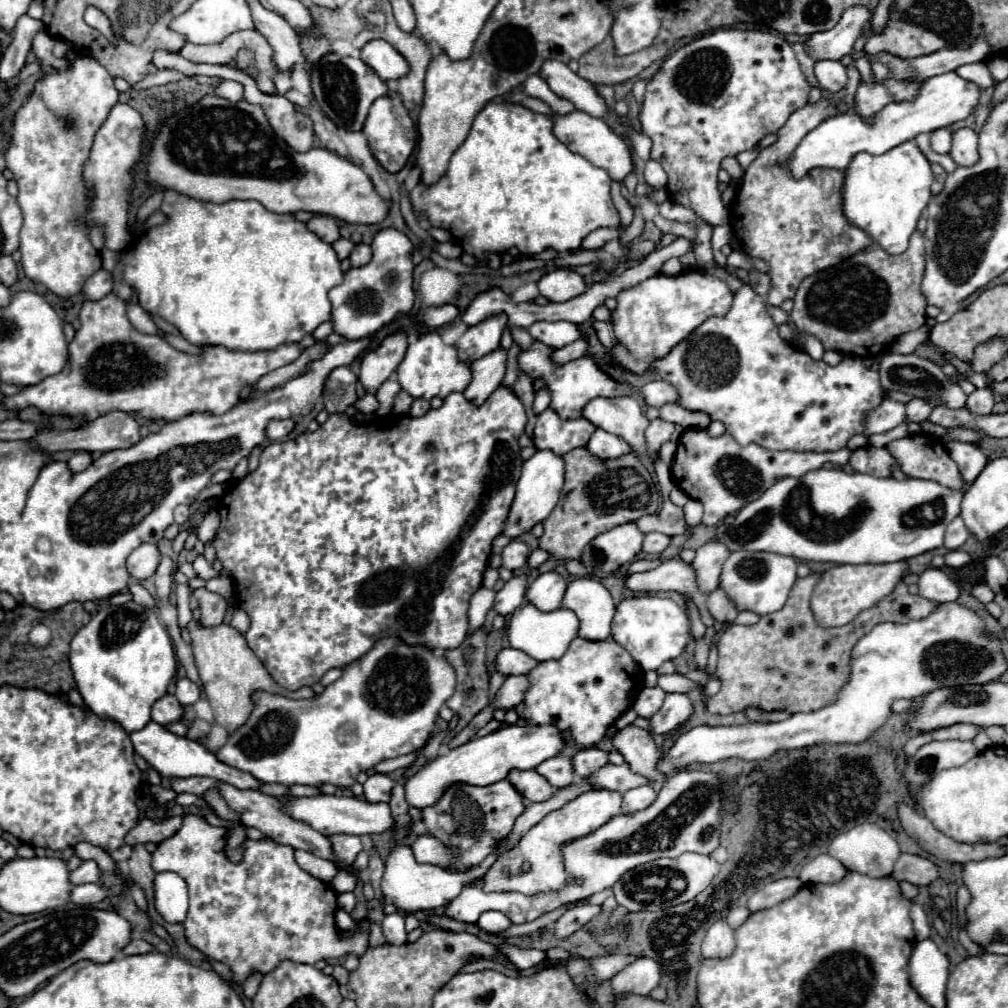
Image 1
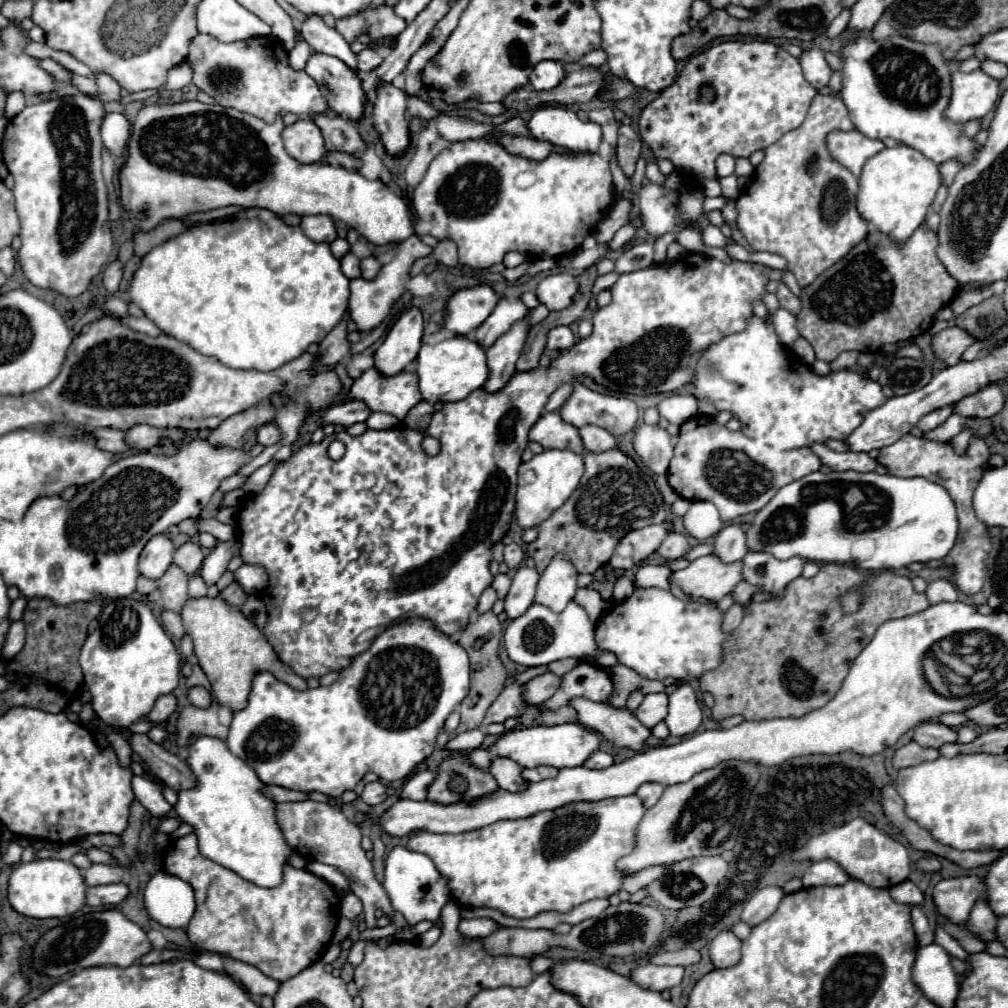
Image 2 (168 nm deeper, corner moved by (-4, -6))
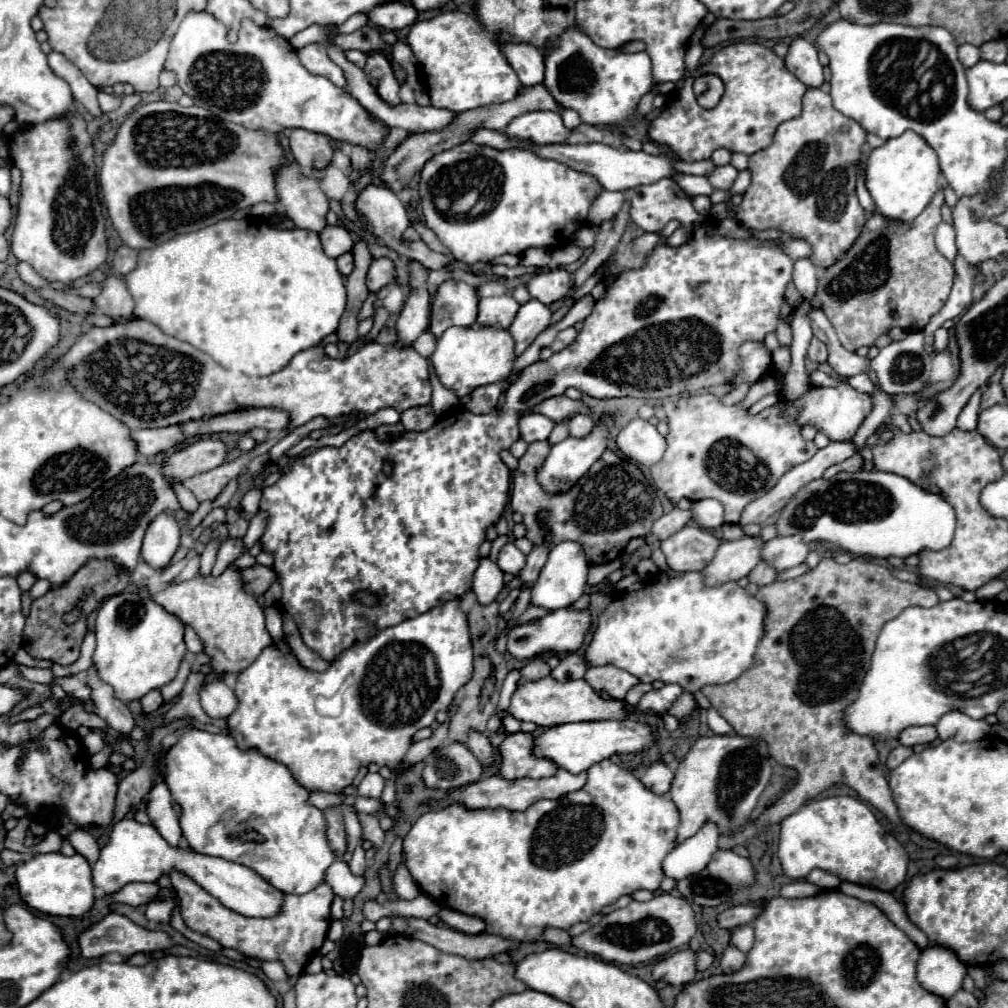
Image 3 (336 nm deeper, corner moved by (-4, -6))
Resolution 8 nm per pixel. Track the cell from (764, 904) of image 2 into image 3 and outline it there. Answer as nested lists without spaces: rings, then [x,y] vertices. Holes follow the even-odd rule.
[[[737,905],[737,907],[729,907],[729,909],[721,911],[717,915],[717,923],[723,929],[733,929],[733,927],[751,923],[759,913],[761,913],[761,907],[757,907],[757,905]]]

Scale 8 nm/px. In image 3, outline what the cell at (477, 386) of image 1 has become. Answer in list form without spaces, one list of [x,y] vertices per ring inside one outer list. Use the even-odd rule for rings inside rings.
[[[531,299],[529,303],[521,305],[515,321],[509,327],[515,339],[515,355],[521,355],[533,343],[533,339],[551,325],[551,315],[551,307],[537,299]]]

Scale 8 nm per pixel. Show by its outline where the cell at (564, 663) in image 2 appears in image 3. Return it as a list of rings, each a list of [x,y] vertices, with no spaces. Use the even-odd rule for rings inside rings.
[[[701,571],[669,577],[667,581],[649,581],[639,591],[613,597],[611,605],[599,617],[585,661],[589,667],[615,665],[643,683],[677,683],[693,695],[705,685],[731,683],[753,665],[757,643],[765,637],[765,615],[765,603],[749,595],[737,581],[707,585]]]

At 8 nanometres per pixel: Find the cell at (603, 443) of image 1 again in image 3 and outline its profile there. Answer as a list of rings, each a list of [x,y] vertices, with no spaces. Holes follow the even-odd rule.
[[[579,413],[569,423],[569,435],[573,435],[573,437],[585,437],[585,435],[591,433],[593,425],[595,425],[595,421],[591,419],[591,415]]]

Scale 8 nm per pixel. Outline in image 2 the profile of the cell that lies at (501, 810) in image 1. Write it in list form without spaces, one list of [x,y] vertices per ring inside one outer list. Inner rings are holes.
[[[455,755],[441,763],[441,769],[439,769],[433,785],[429,787],[427,799],[433,803],[459,803],[461,799],[481,799],[481,795],[491,795],[493,791],[499,791],[499,787],[491,773],[469,765],[467,755]]]

